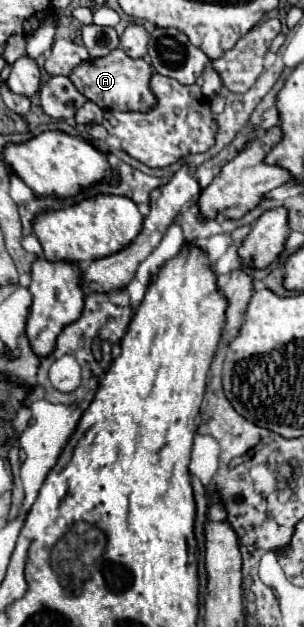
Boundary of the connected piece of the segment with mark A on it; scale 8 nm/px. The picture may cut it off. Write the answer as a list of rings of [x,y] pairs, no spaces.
[[[121,47],[113,49],[109,55],[95,61],[81,63],[73,73],[71,81],[89,101],[95,101],[101,109],[119,109],[119,111],[139,111],[145,113],[157,105],[157,97],[149,89],[153,67],[145,59],[131,59]]]

